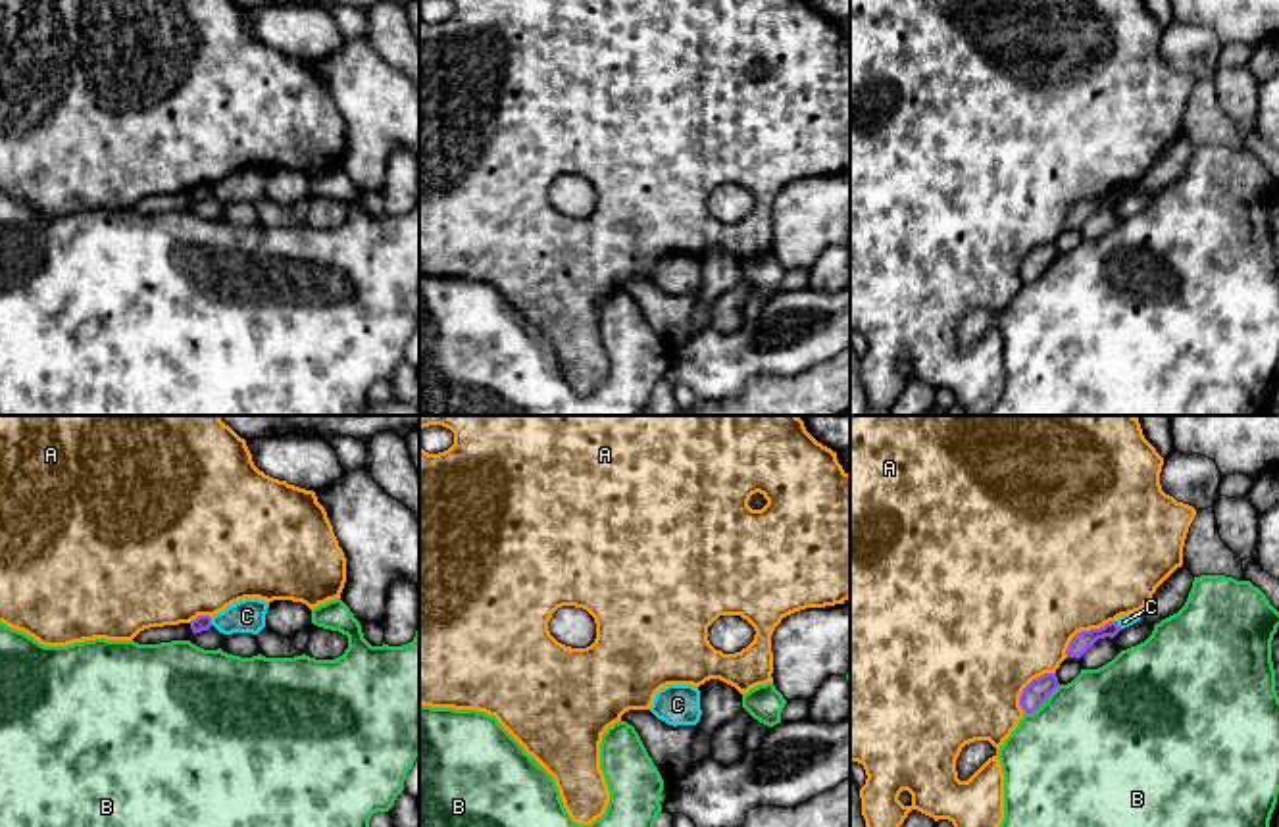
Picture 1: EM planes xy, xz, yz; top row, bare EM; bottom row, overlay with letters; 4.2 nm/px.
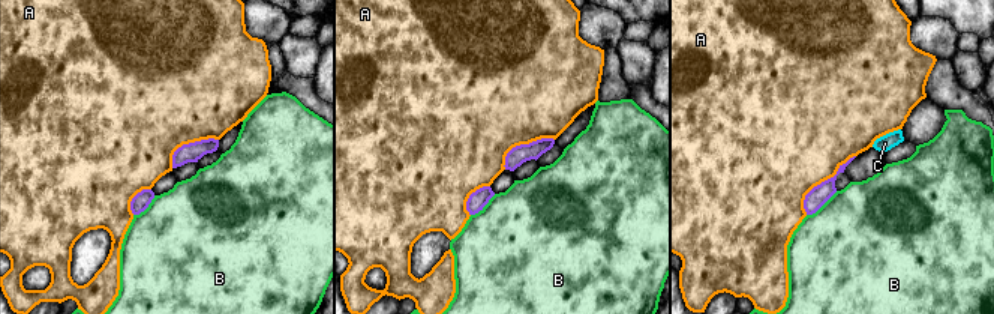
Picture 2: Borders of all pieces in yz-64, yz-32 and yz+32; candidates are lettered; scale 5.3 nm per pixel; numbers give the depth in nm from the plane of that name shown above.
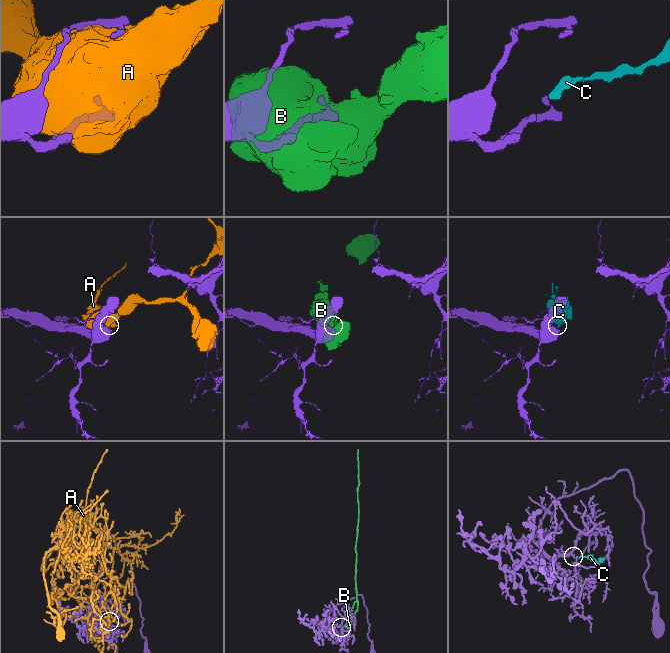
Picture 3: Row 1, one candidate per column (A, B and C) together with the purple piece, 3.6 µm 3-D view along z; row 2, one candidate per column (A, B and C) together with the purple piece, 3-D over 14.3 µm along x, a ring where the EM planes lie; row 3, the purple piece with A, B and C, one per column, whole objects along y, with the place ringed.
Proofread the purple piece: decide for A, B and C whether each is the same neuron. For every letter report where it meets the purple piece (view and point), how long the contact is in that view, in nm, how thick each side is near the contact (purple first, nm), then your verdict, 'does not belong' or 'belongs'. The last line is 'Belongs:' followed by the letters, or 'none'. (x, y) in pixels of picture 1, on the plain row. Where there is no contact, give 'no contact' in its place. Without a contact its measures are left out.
A: yz (1085, 200) | 260 nm | 80/480 nm | does not belong
B: yz (1043, 272) | 200 nm | 100/500 nm | does not belong
C: yz (1116, 193) | 50 nm | 80/50 nm | does not belong
Belongs: none

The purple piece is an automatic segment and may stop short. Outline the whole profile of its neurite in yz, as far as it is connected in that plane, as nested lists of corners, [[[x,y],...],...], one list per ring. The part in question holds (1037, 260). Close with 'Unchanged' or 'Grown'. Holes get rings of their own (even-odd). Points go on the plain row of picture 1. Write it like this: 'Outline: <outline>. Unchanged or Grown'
Outline: [[[1044,242],[1033,248],[1019,265],[1019,275],[1025,283],[1037,281],[1048,265],[1060,256],[1056,242]]]. Unchanged

